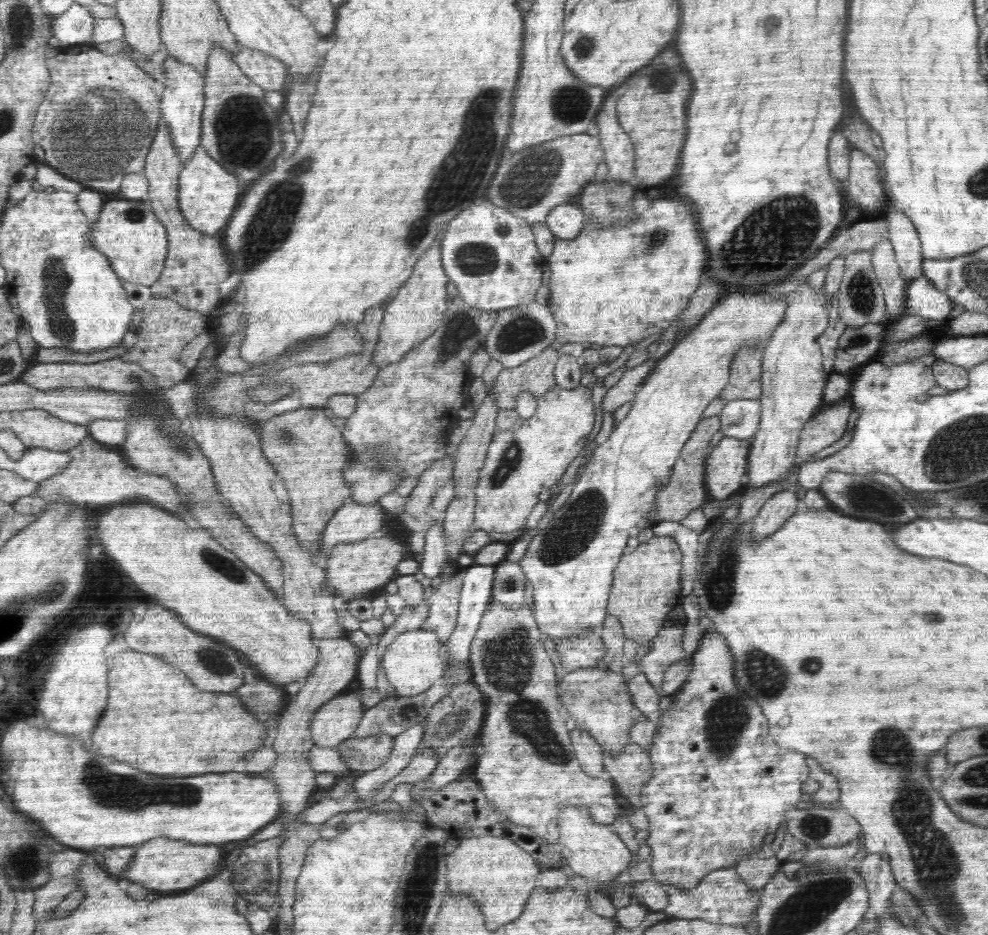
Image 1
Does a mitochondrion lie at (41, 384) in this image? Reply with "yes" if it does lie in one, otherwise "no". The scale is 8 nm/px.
no

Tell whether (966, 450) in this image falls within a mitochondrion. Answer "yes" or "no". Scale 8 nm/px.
yes

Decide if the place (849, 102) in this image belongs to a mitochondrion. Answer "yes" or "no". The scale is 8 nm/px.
no

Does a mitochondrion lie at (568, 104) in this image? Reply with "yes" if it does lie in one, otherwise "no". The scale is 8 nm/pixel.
yes

